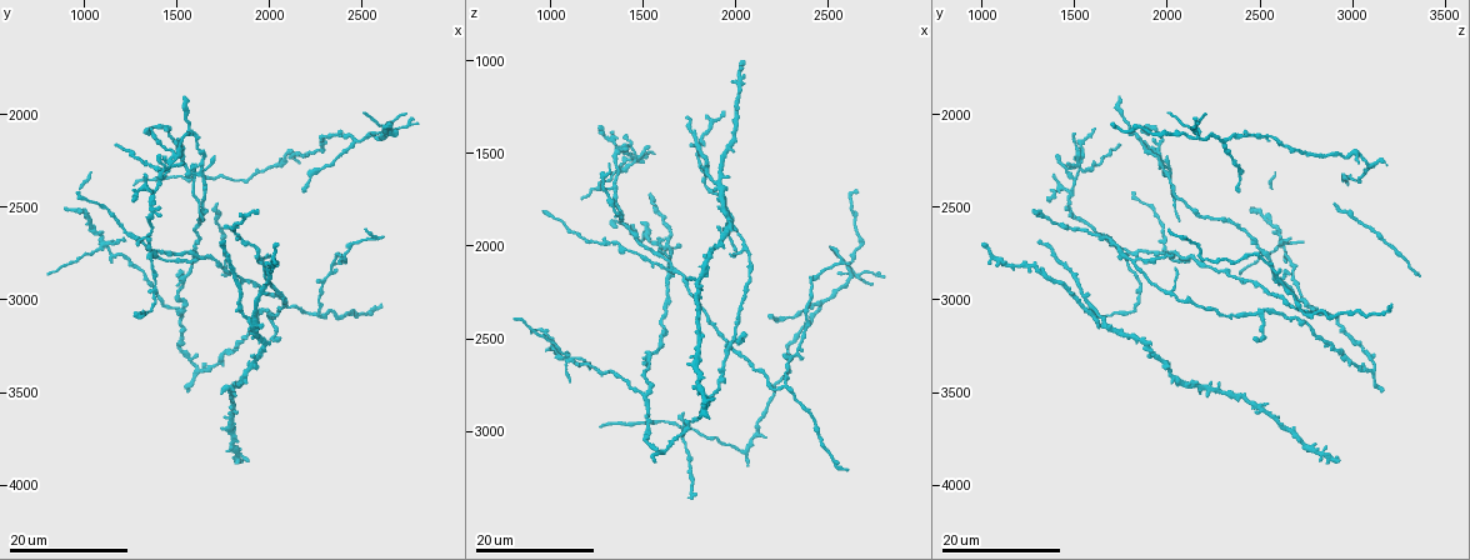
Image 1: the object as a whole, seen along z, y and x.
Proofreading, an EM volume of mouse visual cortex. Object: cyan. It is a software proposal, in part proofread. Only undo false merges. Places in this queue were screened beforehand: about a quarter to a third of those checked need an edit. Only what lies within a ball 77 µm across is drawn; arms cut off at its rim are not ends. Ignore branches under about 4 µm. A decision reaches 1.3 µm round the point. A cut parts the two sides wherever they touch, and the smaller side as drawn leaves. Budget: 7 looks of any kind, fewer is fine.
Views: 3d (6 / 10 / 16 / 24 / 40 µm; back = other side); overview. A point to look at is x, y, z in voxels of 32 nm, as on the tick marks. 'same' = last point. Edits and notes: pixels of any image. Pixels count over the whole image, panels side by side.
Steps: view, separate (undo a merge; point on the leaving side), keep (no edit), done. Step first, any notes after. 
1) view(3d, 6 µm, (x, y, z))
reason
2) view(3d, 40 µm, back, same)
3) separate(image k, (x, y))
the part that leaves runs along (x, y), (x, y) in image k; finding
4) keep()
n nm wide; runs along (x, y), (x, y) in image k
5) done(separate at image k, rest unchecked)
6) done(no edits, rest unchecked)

view(3d, 16 µm, (2480, 2160, 2300))

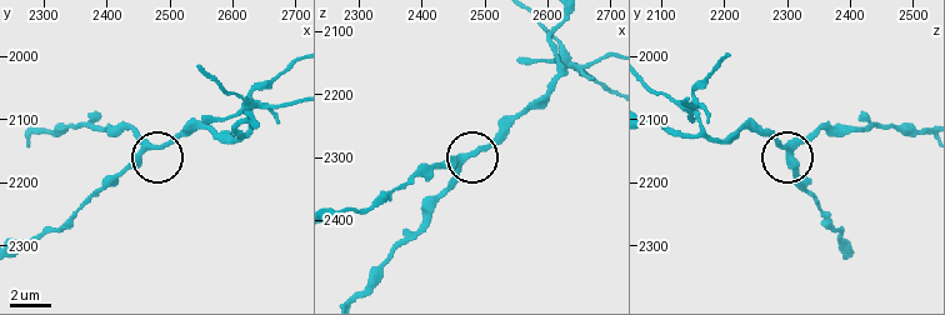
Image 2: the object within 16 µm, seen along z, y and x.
view(3d, 10 µm, (2465, 2145, 2305))
zoom in

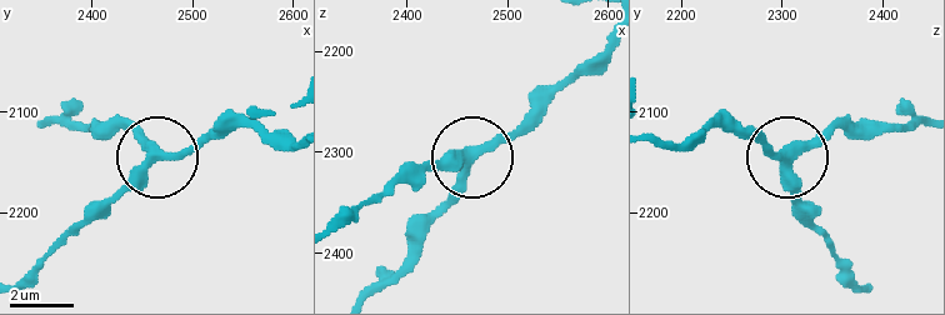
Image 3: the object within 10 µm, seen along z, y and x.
keep()
all the same neuron

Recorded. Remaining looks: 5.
view(3d, 24 µm, (2260, 3060, 2740))
branch point

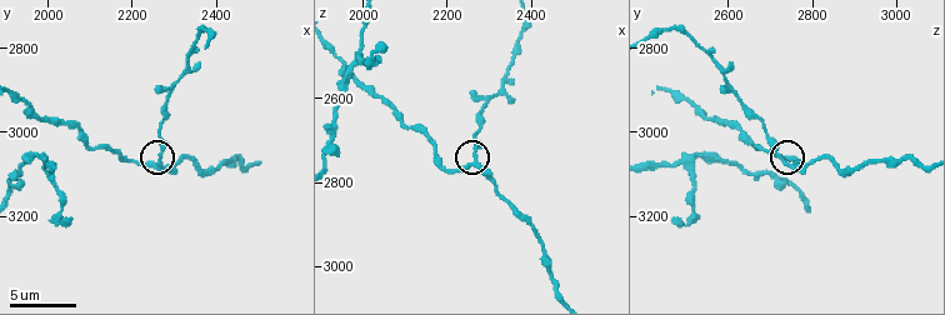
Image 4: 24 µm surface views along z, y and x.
view(3d, 10 µm, (2270, 3085, 2750))

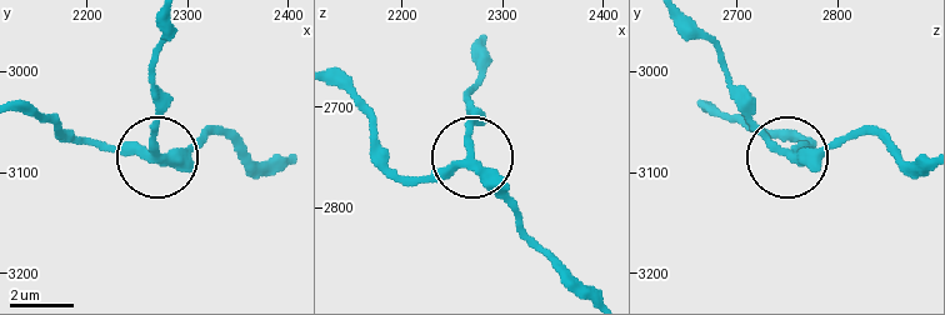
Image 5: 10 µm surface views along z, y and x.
keep()
3 arms; one neuron here

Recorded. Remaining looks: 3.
view(3d, 24 µm, (1100, 2700, 2600))
looks like a crossing

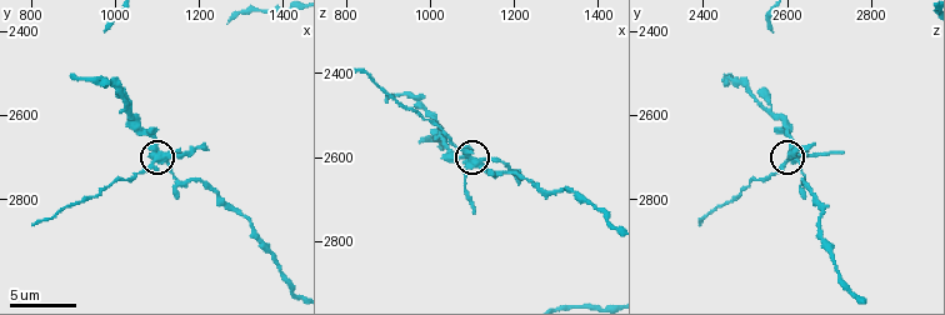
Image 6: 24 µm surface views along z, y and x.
view(3d, 10 µm, (1095, 2695, 2610))

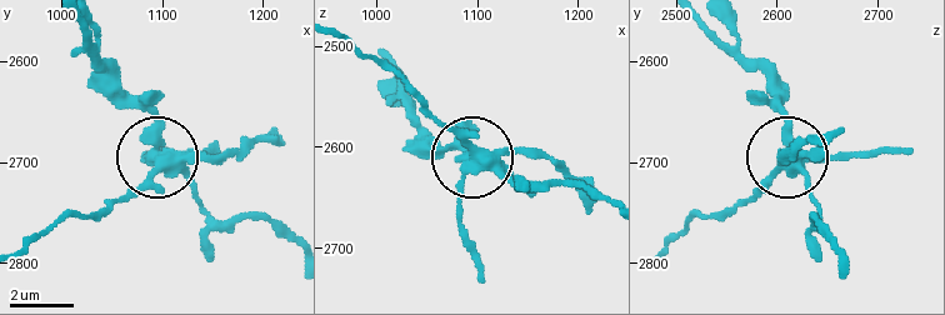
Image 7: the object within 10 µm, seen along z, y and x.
separate(image 7, (815, 156))
420 nm wide; a second neuron is stuck on

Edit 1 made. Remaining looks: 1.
done(separate at image 7, rest unchecked)

